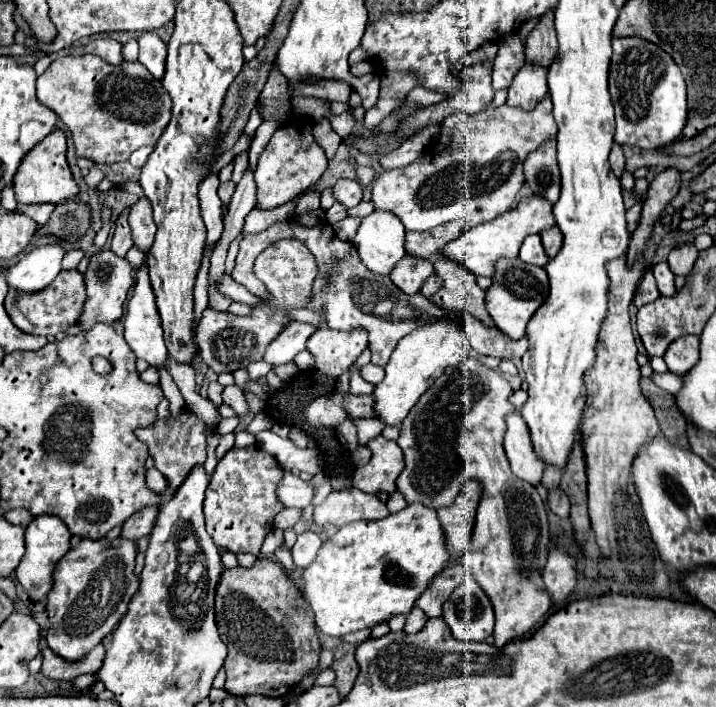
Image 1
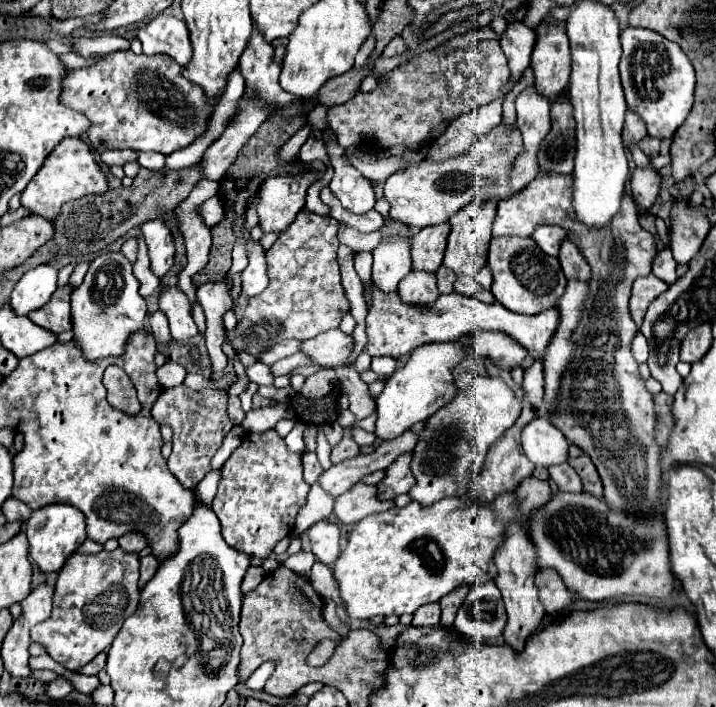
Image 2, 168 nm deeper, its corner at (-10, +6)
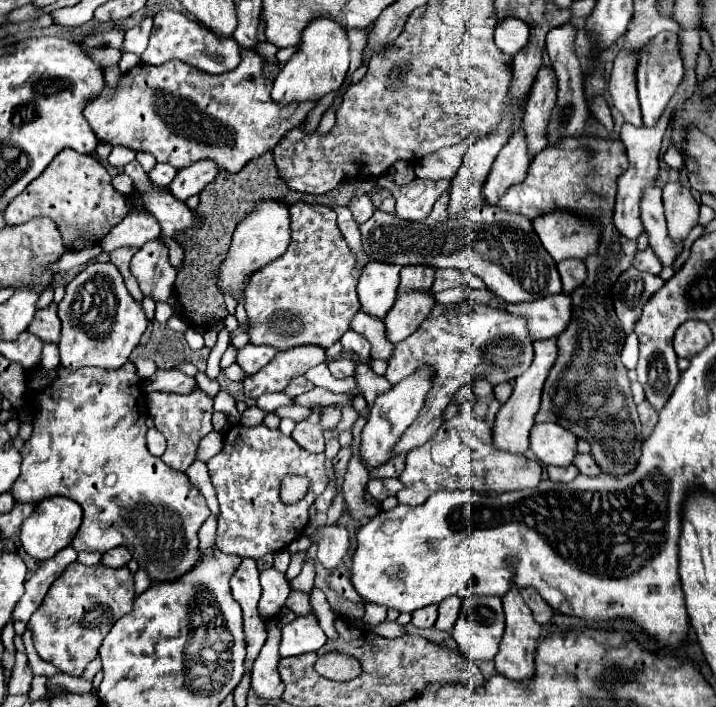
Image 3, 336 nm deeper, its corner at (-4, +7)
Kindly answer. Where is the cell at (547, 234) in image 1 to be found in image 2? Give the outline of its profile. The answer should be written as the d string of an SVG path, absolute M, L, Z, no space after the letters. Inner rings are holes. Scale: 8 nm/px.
M566 240L562 244L558 260L560 260L562 270L564 270L564 274L566 274L568 280L582 280L582 282L588 282L590 280L590 266L582 258L582 254L578 252L578 248L576 248L574 242Z

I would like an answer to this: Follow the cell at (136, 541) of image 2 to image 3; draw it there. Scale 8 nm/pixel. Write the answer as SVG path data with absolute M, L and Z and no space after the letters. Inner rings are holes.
M120 545L120 547L116 547L116 549L106 551L106 555L102 557L102 563L108 565L108 567L124 567L124 565L128 565L130 559L132 559L132 555L128 553L128 549L124 549L124 547Z

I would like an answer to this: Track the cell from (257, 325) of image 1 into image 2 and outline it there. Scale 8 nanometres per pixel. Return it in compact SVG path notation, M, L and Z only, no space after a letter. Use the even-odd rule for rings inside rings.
M300 210L294 224L282 232L266 252L268 288L250 298L246 318L238 322L236 330L228 332L230 344L238 352L246 350L258 358L262 350L268 350L282 340L308 340L326 330L338 328L342 316L350 310L350 302L340 282L336 250L338 222L330 216Z

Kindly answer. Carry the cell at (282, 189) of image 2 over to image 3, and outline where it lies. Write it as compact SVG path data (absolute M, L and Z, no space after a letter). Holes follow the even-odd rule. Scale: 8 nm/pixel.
M260 201L256 209L240 221L232 235L232 249L228 259L222 263L218 271L218 287L232 291L238 297L238 287L246 275L252 275L256 269L264 267L266 263L278 259L290 243L290 211L288 205L280 205L280 201Z

